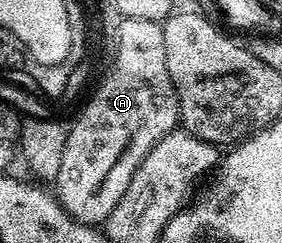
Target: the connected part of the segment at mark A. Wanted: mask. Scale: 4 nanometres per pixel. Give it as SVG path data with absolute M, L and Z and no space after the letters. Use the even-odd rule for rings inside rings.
M128 18L123 29L122 49L118 66L103 88L94 87L95 102L91 103L84 115L76 115L70 123L65 153L61 159L61 169L57 172L53 183L54 193L63 208L78 222L98 227L106 223L107 217L117 208L121 196L125 196L125 188L133 180L141 160L161 139L180 125L179 101L173 88L173 80L169 76L169 64L165 64L165 36L160 23L153 20Z

